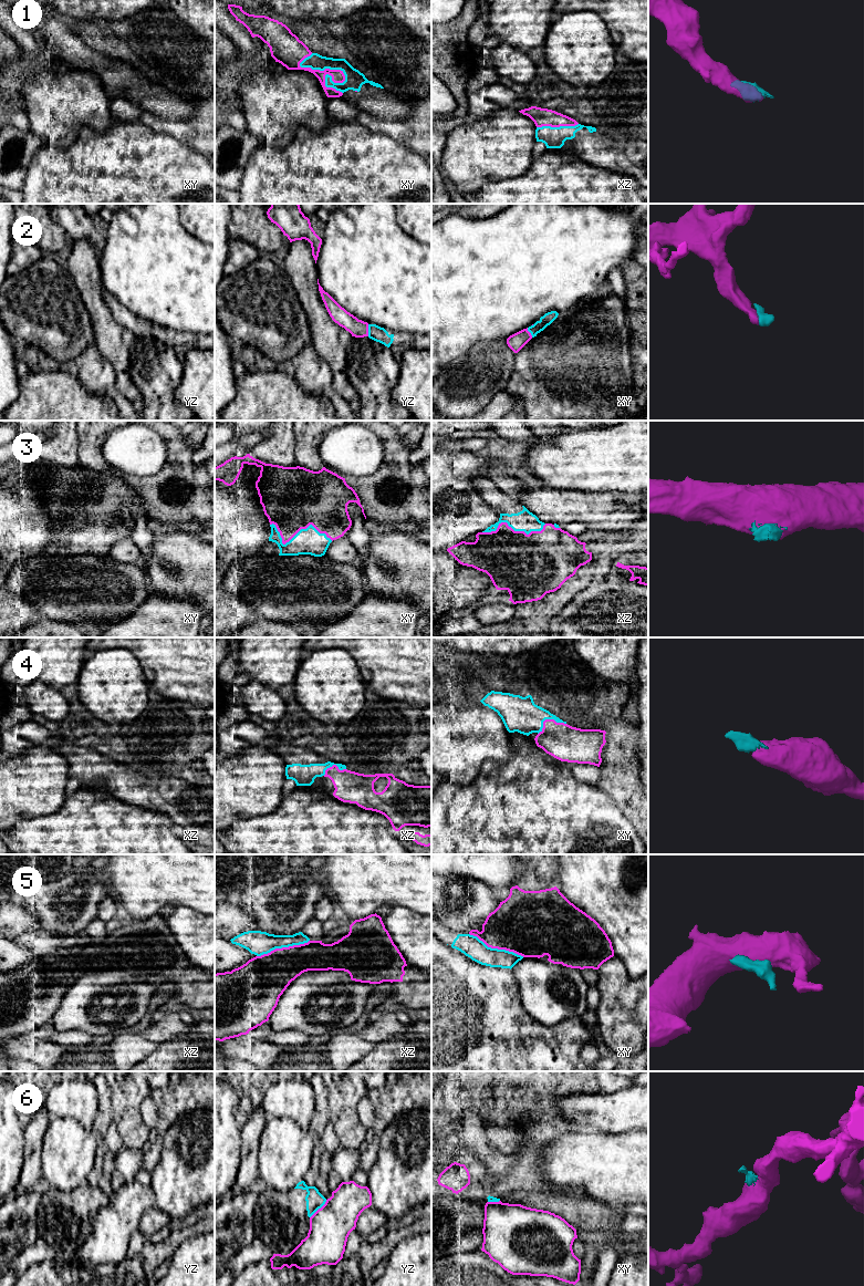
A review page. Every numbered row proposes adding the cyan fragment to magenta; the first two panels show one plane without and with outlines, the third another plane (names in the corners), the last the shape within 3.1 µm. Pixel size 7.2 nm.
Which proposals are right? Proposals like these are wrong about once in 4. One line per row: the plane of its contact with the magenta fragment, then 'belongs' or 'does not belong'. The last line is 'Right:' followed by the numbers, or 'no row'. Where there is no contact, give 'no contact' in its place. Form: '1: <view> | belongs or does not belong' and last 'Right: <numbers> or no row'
1: xy | belongs
2: yz | belongs
3: xy | belongs
4: xy | belongs
5: xy | does not belong
6: yz | does not belong
Right: 1, 2, 3, 4

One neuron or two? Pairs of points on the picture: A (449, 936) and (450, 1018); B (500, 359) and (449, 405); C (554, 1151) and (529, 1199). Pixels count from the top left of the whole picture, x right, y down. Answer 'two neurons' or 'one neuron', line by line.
A: two neurons
B: one neuron
C: two neurons

